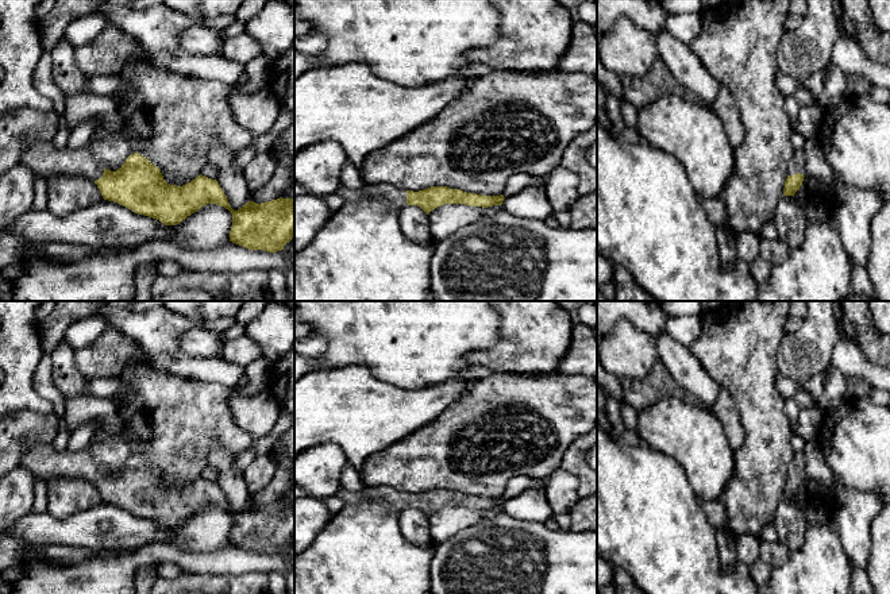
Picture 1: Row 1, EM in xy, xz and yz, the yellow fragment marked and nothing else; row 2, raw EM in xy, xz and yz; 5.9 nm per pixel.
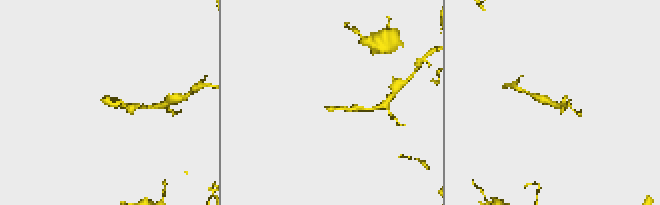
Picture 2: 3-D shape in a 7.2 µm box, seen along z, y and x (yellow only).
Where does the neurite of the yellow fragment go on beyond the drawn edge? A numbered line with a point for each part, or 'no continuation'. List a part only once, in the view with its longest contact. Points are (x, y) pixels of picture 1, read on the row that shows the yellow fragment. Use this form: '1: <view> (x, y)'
1: xy (43, 158)

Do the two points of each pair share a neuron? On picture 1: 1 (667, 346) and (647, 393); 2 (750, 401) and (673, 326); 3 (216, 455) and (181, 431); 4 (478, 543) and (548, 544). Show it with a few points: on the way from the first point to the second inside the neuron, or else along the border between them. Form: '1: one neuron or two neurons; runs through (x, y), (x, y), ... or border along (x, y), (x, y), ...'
1: two neurons; border along (659, 359), (681, 386)
2: two neurons; border along (700, 316), (701, 332), (689, 347)
3: two neurons; border along (234, 454), (214, 446), (205, 465)
4: one neuron; runs through (496, 555), (531, 555)

